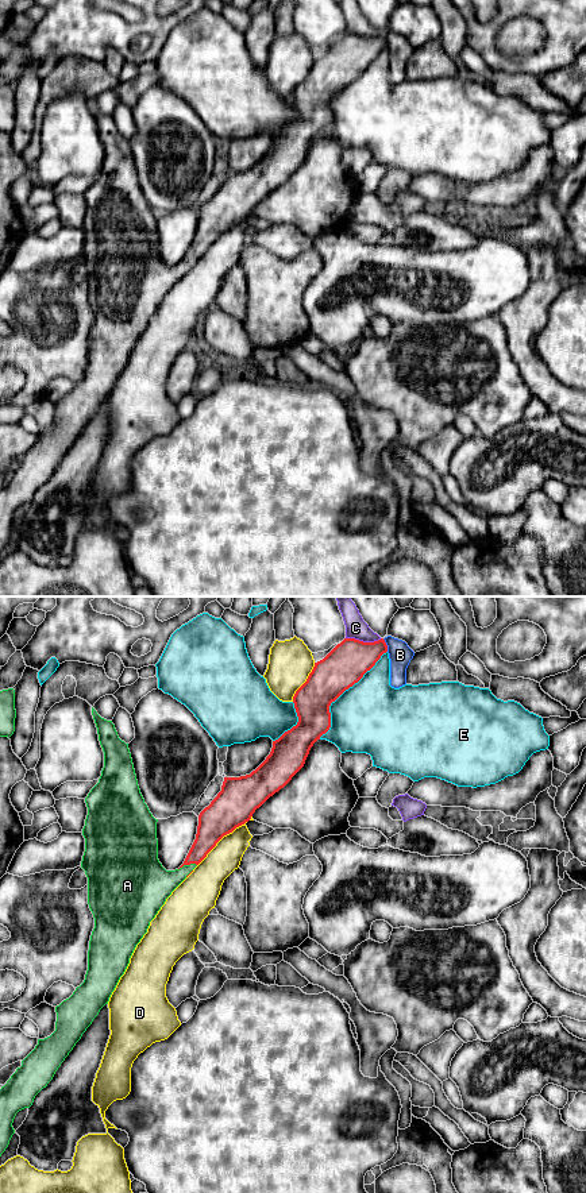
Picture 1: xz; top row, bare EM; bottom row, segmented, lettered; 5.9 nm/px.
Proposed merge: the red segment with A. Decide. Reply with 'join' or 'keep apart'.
join

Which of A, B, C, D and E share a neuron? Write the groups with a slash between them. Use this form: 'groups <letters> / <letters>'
groups A / B / C / D / E

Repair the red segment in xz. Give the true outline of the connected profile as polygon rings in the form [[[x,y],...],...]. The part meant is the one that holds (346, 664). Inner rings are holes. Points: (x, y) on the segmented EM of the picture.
[[[344,638],[323,660],[315,663],[307,682],[293,696],[298,717],[297,725],[273,741],[270,754],[250,775],[224,777],[221,791],[200,812],[196,839],[184,864],[176,870],[166,870],[158,860],[158,819],[153,816],[140,794],[128,744],[119,738],[112,721],[101,718],[92,707],[104,752],[104,768],[99,783],[85,798],[88,815],[82,829],[85,852],[81,868],[88,877],[88,904],[95,918],[88,950],[88,970],[84,982],[69,999],[55,1007],[55,1031],[45,1039],[38,1039],[35,1049],[0,1089],[0,1157],[15,1134],[12,1123],[16,1113],[32,1105],[35,1096],[53,1080],[100,1009],[108,1004],[136,945],[147,933],[150,922],[166,899],[224,835],[248,822],[255,810],[284,788],[304,767],[313,744],[331,727],[331,703],[358,683],[386,652],[388,645],[383,638],[374,642]]]

